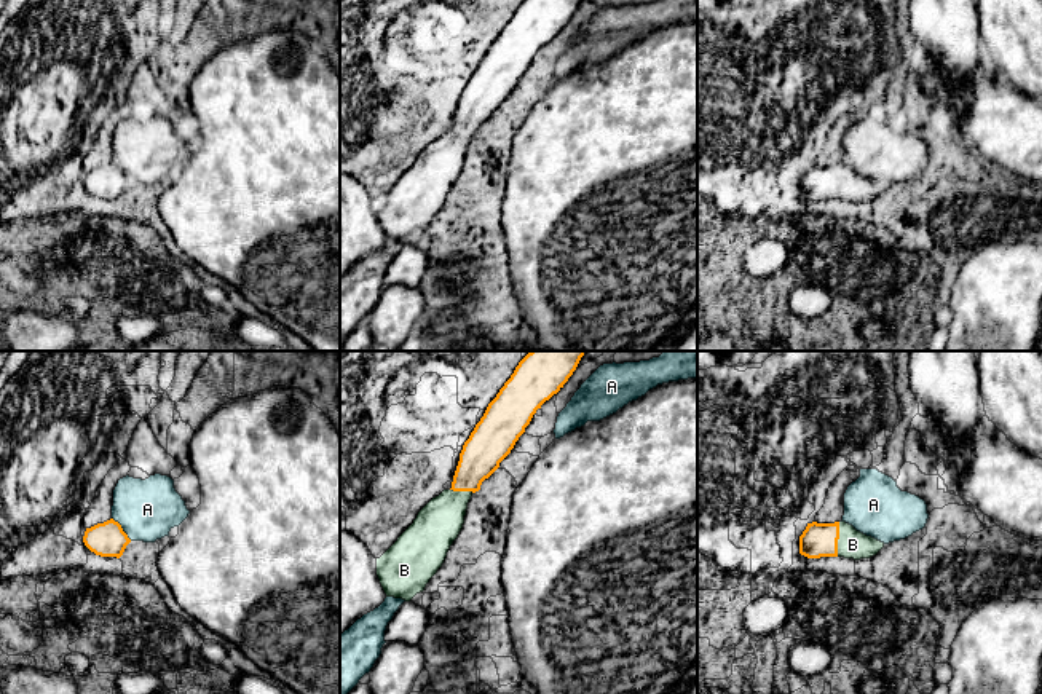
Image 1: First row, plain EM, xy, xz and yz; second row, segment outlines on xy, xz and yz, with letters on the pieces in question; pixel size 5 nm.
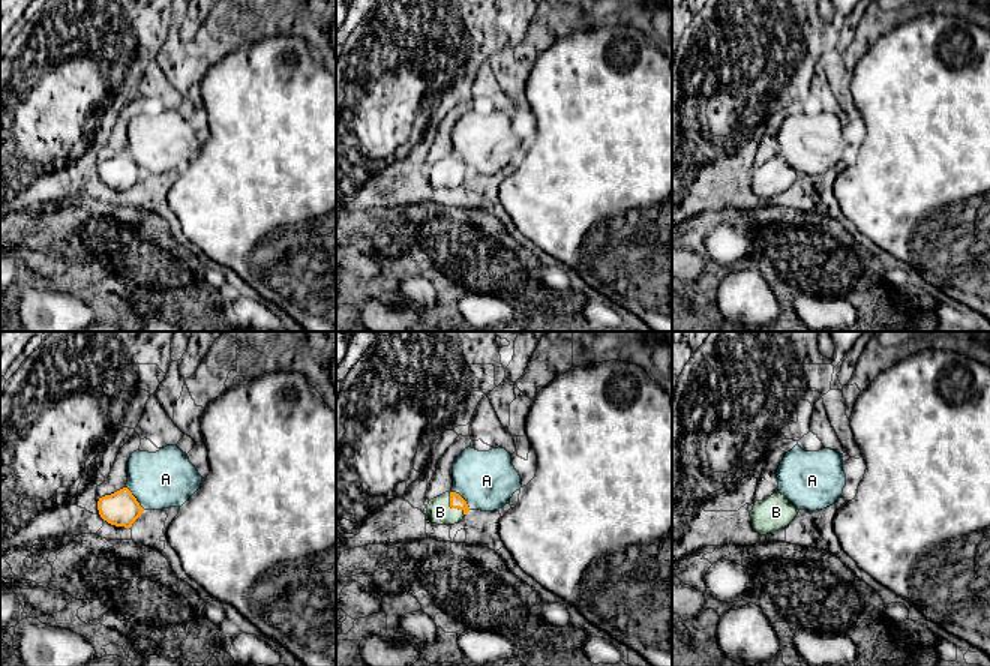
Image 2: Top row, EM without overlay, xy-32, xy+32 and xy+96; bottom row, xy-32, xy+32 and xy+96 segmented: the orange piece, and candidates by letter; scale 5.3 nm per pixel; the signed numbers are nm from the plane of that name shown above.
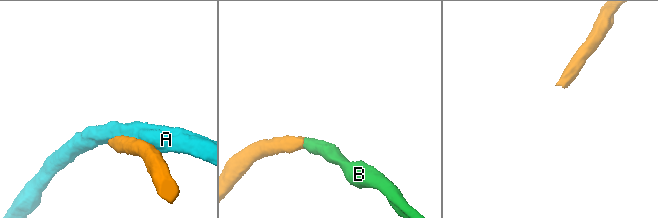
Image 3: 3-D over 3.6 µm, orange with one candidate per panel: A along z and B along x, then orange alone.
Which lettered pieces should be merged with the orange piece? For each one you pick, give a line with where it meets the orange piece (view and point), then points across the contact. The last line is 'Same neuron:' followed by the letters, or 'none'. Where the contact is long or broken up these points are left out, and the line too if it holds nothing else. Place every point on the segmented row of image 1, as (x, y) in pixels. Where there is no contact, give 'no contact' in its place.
B: contact yz (838, 538); way yz (819, 540), (838, 538), (852, 544)
Same neuron: B

